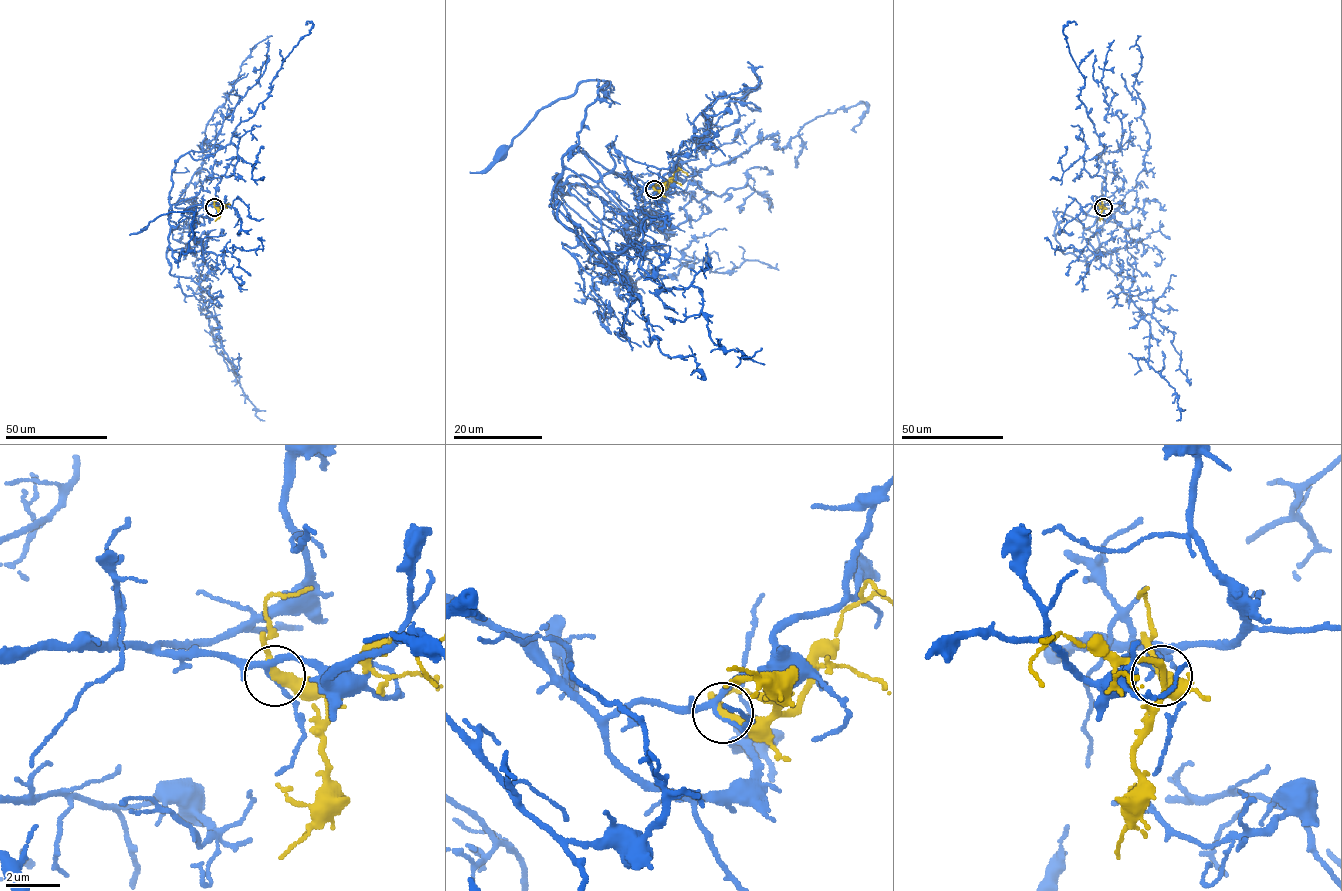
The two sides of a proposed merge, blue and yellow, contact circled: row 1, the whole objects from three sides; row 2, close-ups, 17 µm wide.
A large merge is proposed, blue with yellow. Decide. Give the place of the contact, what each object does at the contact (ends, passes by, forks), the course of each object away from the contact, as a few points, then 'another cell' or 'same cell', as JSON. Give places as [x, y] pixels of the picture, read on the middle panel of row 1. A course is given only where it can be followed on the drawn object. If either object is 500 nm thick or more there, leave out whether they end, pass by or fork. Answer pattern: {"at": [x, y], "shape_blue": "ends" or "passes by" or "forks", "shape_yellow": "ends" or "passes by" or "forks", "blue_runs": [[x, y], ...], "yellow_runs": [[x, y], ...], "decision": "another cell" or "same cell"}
{"at": [654, 189], "shape_blue": "forks", "shape_yellow": "passes by", "blue_runs": [[654, 189], [587, 155], [598, 180], [555, 186], [618, 173], [681, 191], [863, 101], [856, 133]], "yellow_runs": [[654, 189], [664, 189], [675, 171], [681, 169], [687, 175]], "decision": "another cell"}

